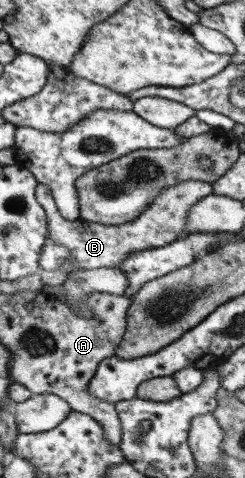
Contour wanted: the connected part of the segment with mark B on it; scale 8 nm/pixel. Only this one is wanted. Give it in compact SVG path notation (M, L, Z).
M182 181L177 185L163 188L147 206L130 222L119 225L101 225L84 220L66 220L59 212L51 190L44 184L37 184L35 195L37 201L47 214L48 242L65 246L70 250L73 262L63 264L51 271L42 271L41 279L45 285L62 284L73 270L80 268L112 268L121 264L132 252L144 252L146 249L166 246L185 234L189 208L205 196L213 193L213 183L204 181Z

